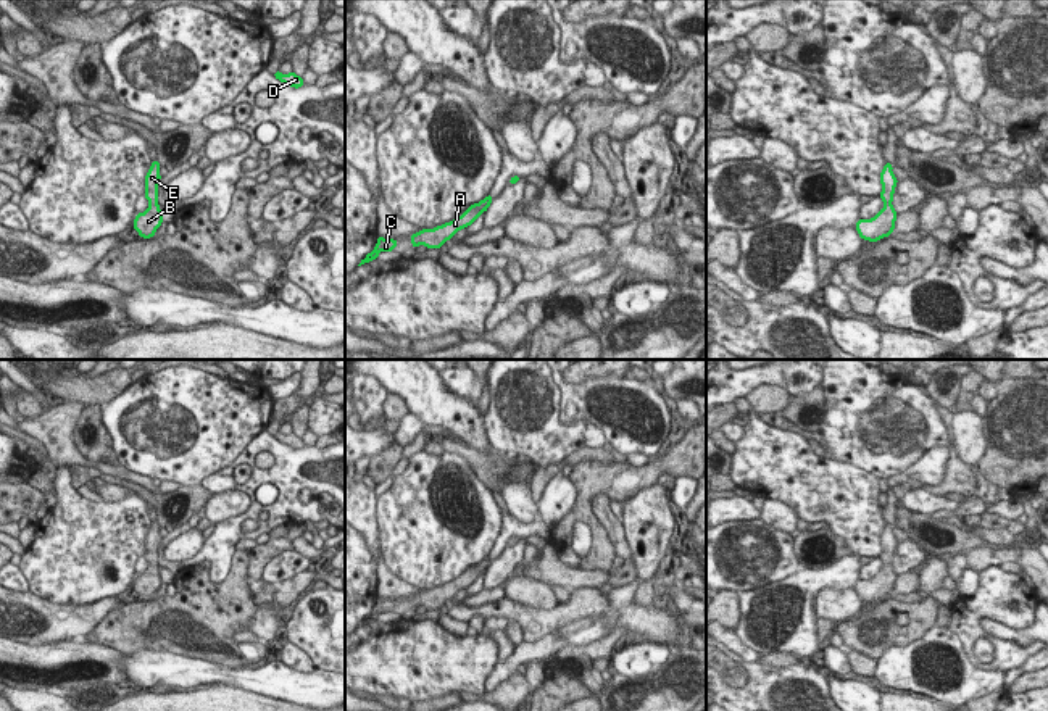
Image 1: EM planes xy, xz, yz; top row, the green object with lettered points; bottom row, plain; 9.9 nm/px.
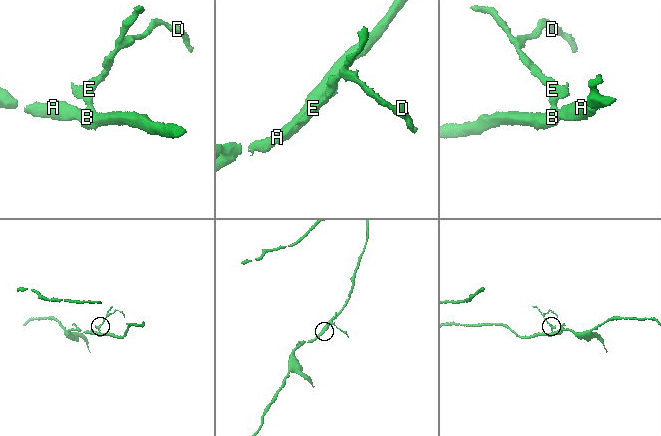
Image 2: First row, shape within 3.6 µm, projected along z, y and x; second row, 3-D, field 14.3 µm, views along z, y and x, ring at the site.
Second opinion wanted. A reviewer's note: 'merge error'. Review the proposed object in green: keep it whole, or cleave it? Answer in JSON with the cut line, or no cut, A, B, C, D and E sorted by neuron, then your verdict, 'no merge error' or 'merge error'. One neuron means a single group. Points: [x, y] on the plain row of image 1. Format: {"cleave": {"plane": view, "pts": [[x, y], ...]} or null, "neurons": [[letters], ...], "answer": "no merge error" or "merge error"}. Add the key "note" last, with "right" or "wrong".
{"cleave": null, "neurons": [["A", "B", "C", "D", "E"]], "answer": "no merge error", "note": "wrong"}

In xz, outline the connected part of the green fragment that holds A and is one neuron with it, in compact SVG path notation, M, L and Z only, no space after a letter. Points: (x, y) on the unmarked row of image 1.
M489 555L484 561L479 564L471 566L464 574L461 574L456 580L451 580L450 584L445 584L442 587L437 587L434 590L421 590L416 595L411 595L411 606L413 609L418 609L419 606L424 606L427 609L442 609L447 601L451 601L451 598L464 590L469 588L479 577L489 571L492 564L492 556Z

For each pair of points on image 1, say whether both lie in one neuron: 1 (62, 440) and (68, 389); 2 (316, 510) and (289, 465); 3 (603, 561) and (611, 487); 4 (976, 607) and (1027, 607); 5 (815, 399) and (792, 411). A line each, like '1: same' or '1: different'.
1: different
2: same
3: same
4: same
5: same

